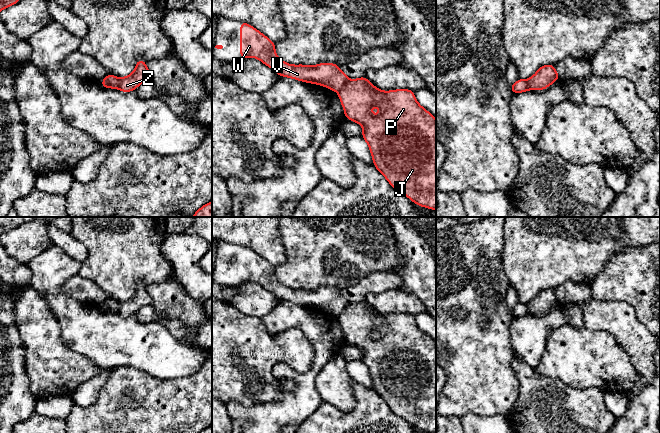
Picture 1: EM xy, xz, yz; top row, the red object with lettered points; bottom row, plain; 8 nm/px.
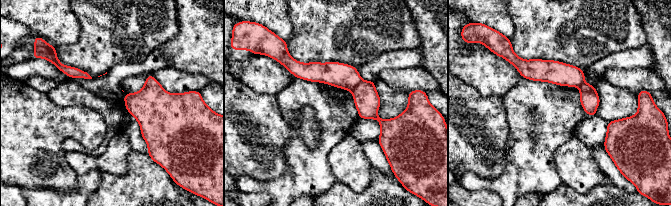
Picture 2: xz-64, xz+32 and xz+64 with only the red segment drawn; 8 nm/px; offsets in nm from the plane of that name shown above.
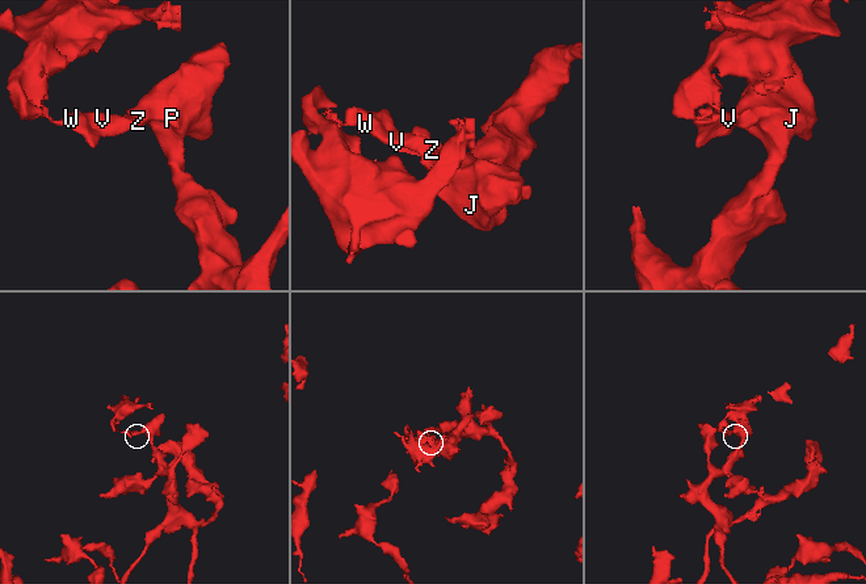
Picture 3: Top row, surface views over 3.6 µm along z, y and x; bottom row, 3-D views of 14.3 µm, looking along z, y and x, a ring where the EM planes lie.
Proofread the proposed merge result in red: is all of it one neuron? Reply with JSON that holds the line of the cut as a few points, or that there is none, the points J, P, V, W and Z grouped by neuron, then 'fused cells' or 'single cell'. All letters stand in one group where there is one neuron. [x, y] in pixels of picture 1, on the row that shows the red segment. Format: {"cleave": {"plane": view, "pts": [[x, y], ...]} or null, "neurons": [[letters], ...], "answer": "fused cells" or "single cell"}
{"cleave": {"plane": "xz", "pts": [[348, 79], [337, 91]]}, "neurons": [["J", "P", "Z"], ["V", "W"]], "answer": "fused cells"}

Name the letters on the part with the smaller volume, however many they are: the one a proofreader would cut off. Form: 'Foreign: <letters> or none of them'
Foreign: V, W

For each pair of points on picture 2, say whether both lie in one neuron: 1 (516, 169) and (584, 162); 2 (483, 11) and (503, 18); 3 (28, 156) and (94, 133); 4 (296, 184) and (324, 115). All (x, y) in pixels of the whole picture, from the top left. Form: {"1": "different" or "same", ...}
{"1": "different", "2": "same", "3": "same", "4": "same"}

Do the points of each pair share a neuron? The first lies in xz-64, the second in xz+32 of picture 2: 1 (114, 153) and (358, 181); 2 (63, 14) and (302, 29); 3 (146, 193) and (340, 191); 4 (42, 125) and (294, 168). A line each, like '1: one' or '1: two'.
1: one
2: two
3: one
4: two

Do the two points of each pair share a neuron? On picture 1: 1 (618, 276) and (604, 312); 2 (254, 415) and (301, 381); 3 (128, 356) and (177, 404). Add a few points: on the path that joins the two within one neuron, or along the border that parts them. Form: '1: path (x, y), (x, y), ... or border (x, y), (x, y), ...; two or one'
1: border (593, 297), (601, 301), (625, 301), (632, 306); two
2: path (268, 415), (278, 414), (297, 395); one
3: border (120, 365), (135, 367), (165, 379); two

